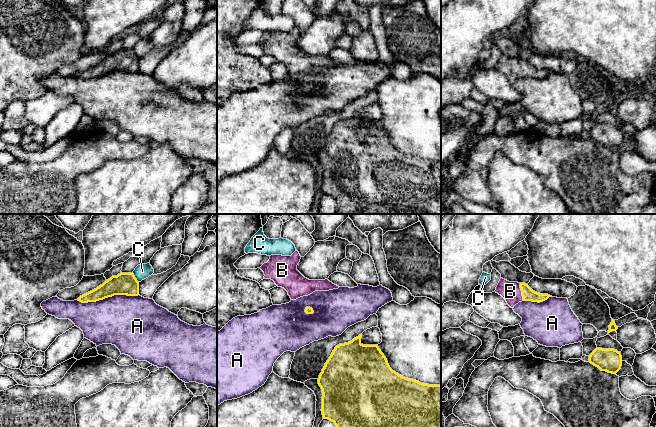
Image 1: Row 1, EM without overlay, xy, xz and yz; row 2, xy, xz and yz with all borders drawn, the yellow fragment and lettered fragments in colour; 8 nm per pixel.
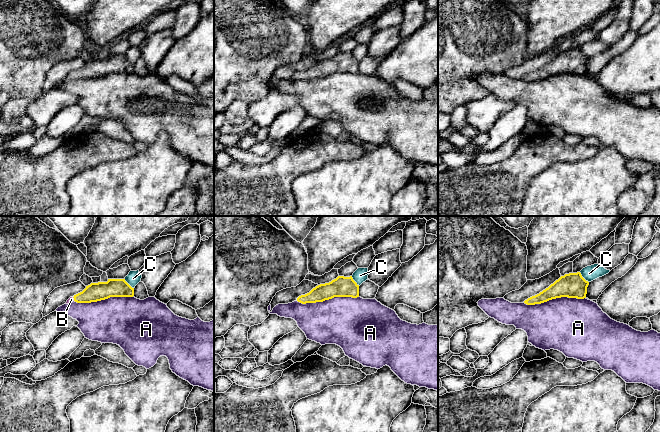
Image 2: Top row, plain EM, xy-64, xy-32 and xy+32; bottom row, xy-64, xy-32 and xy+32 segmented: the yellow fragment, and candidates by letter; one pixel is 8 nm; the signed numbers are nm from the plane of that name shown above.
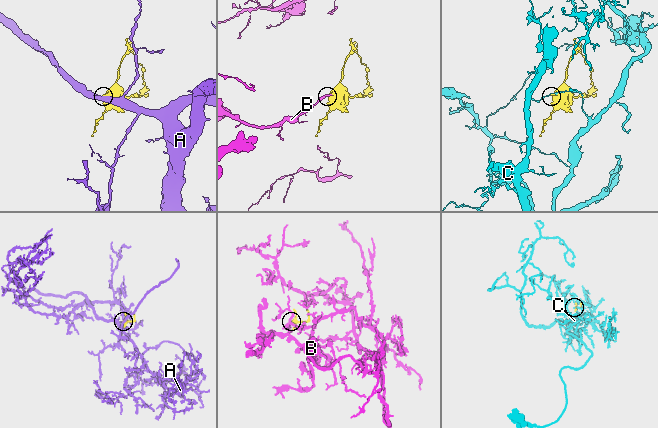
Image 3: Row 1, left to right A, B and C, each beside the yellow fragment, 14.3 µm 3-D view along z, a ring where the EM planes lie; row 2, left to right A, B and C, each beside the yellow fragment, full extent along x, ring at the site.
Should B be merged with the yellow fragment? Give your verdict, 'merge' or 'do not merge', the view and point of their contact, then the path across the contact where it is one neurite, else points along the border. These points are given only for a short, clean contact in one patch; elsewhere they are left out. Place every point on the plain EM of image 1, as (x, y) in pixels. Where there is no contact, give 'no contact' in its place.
merge; contact yz (521, 66); way yz (528, 70), (521, 66), (510, 67)

